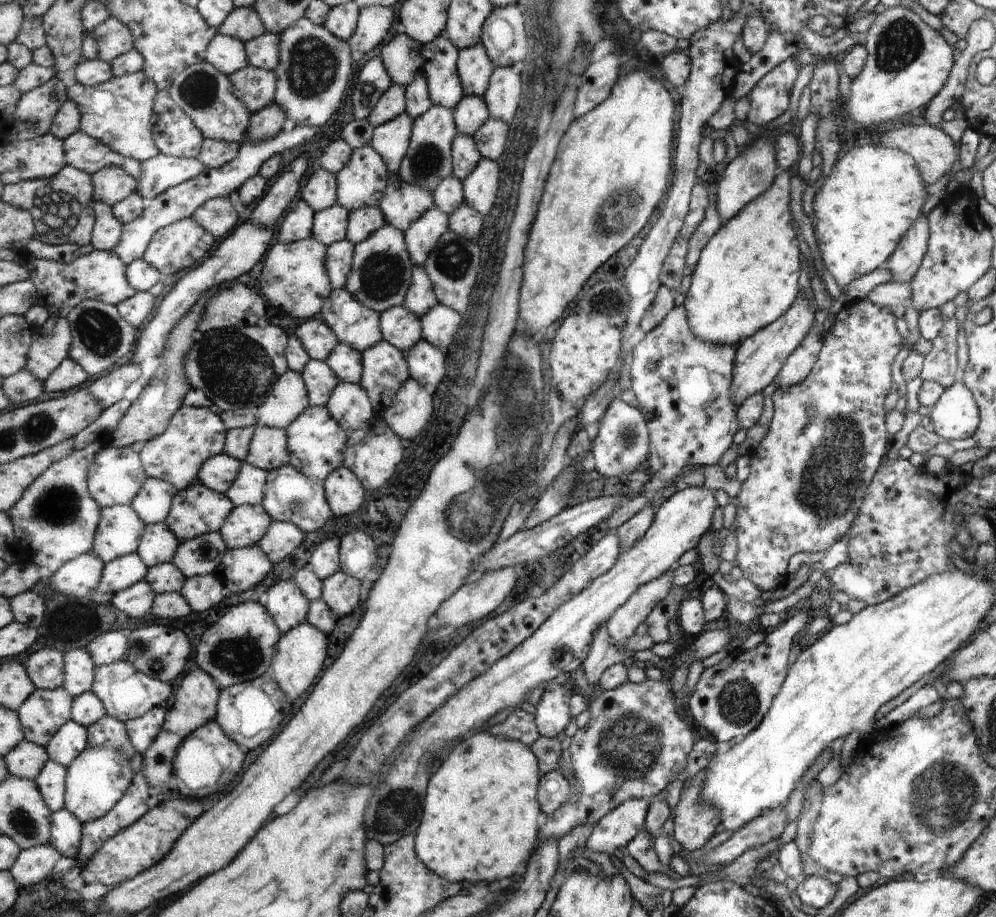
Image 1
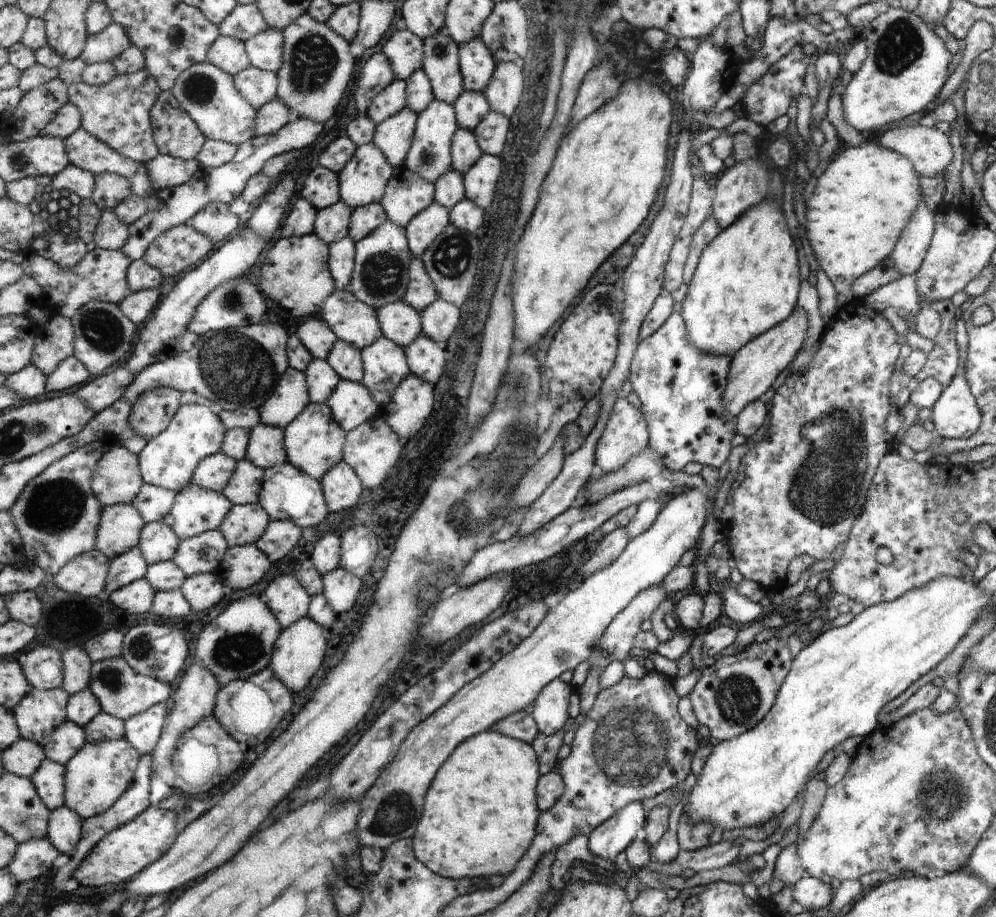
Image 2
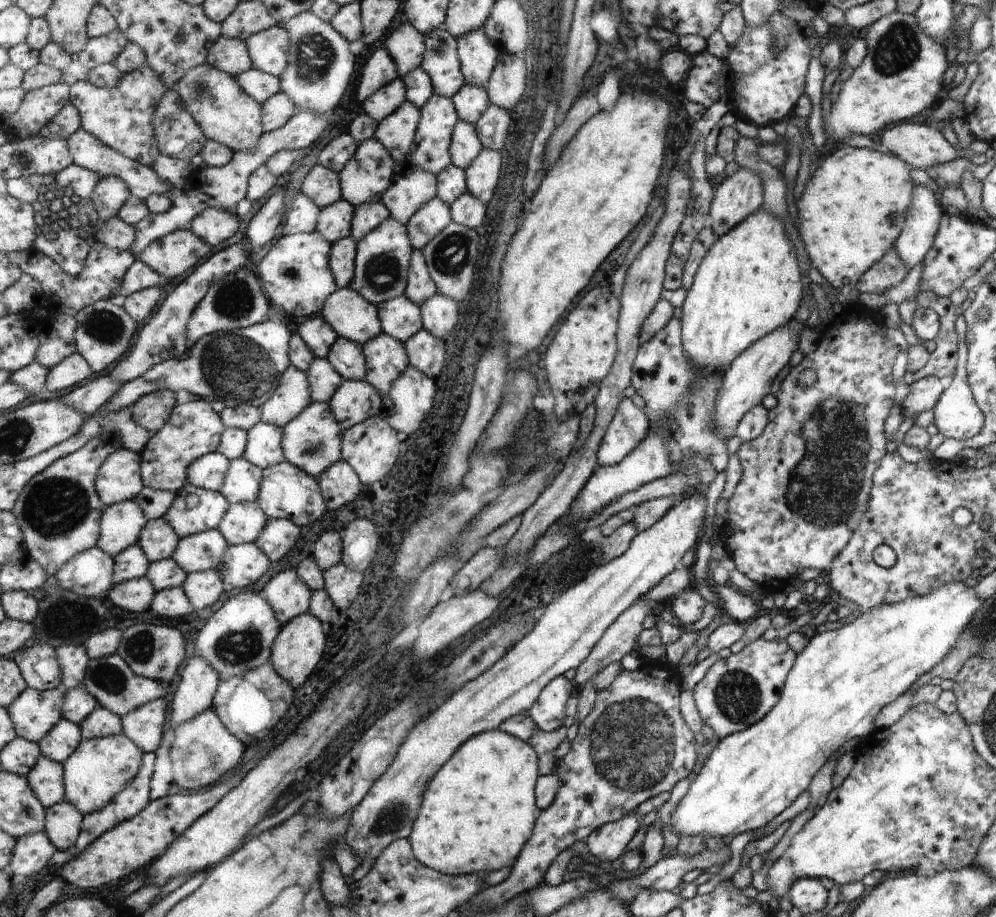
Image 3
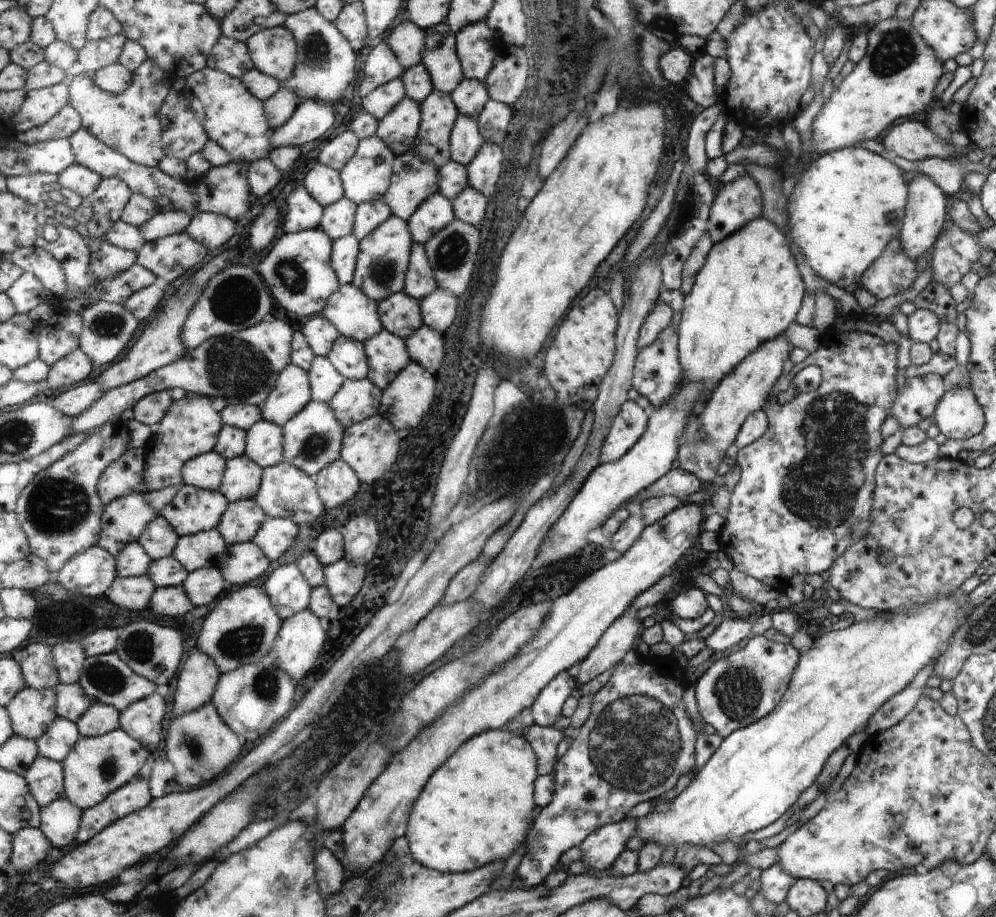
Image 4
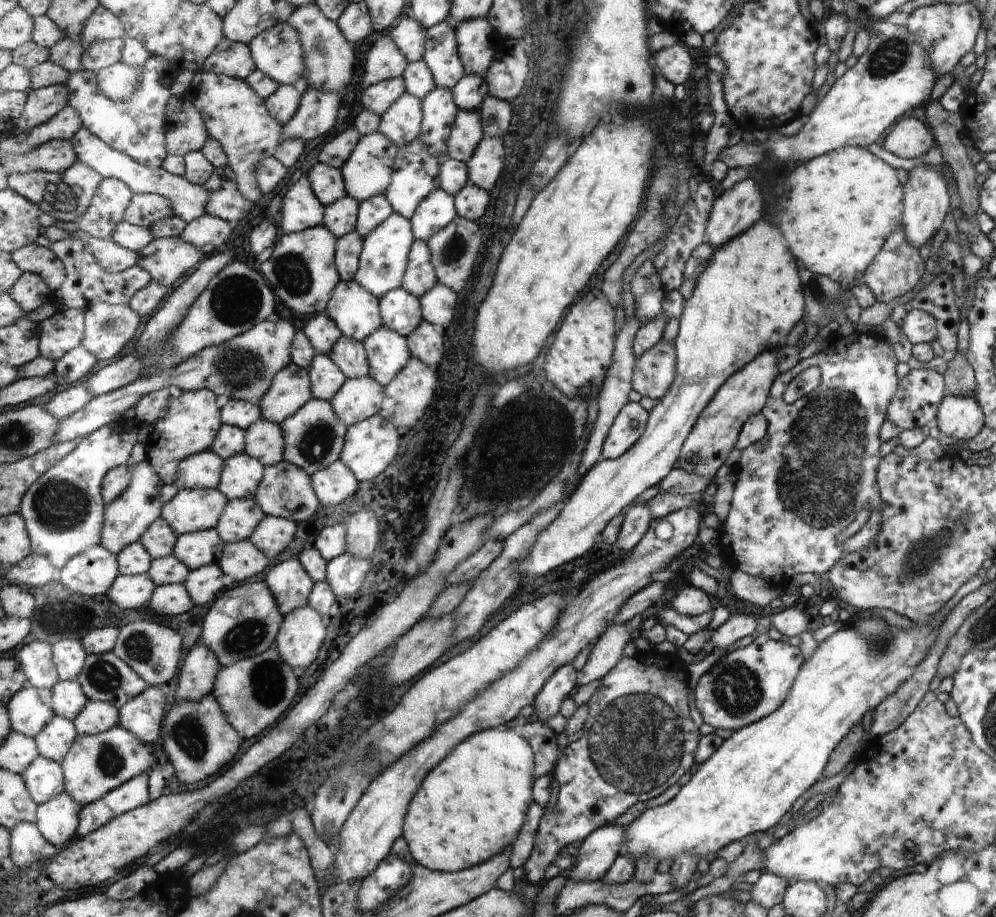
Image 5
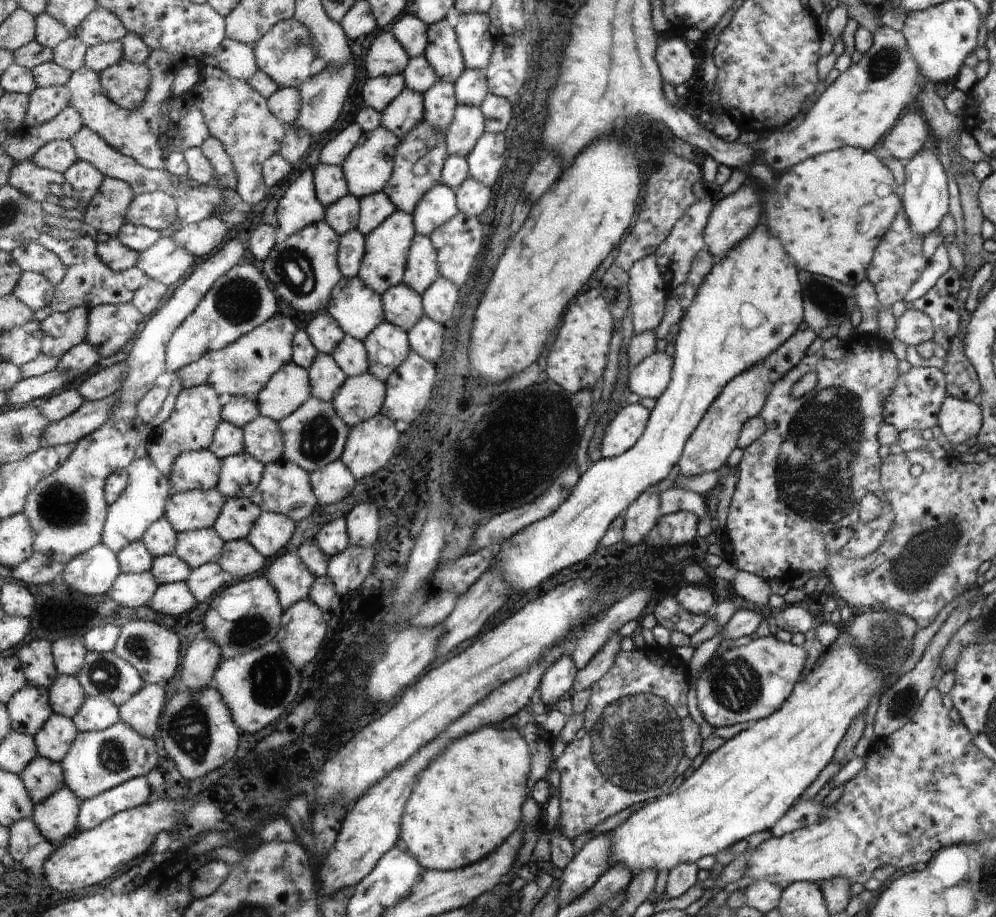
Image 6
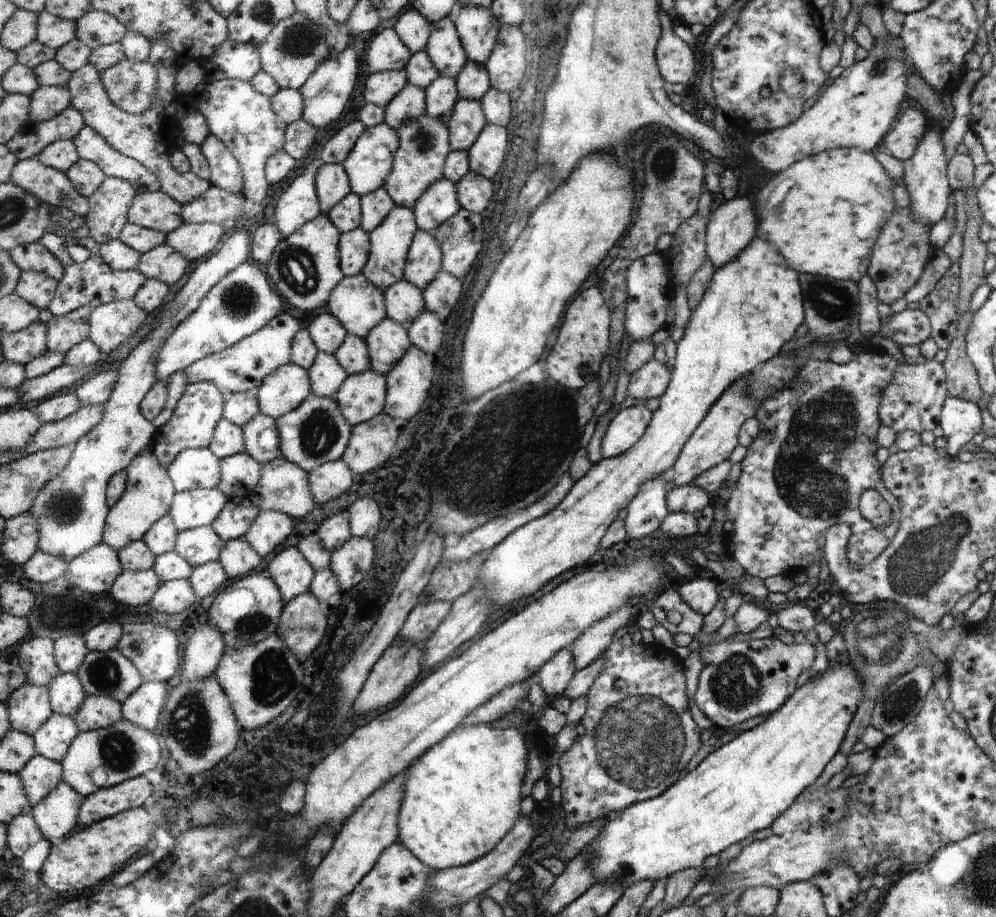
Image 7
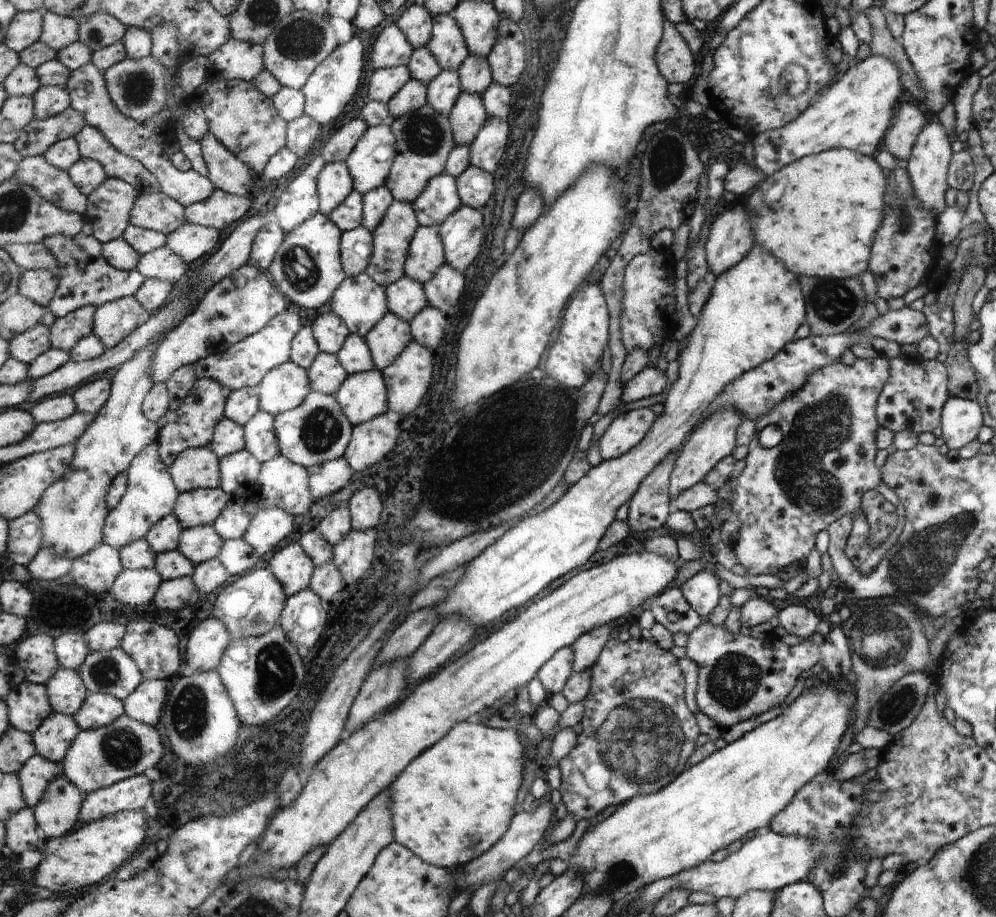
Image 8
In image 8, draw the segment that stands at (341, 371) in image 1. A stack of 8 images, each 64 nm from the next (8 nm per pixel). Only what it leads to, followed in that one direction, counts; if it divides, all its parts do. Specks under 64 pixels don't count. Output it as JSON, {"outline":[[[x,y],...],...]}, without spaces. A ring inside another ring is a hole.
{"outline":[[[348,334],[343,348],[337,352],[340,364],[347,369],[349,375],[360,374],[375,369],[375,359],[365,337],[359,334]]]}

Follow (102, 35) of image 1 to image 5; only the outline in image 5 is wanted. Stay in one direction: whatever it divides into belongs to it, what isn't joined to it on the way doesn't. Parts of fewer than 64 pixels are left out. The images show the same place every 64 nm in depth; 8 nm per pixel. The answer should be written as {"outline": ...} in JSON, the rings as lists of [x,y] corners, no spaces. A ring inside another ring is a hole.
{"outline":[[[125,38],[86,45],[86,52],[84,52],[84,58],[82,58],[83,68],[99,73],[104,68],[119,63],[123,60],[125,46]]]}

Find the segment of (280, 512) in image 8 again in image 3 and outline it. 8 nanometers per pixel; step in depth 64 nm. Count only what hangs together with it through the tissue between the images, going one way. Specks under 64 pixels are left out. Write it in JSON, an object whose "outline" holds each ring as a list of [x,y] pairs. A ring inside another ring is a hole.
{"outline":[[[270,518],[254,543],[267,553],[272,562],[278,562],[290,552],[290,548],[298,540],[298,534],[300,528],[295,521]]]}

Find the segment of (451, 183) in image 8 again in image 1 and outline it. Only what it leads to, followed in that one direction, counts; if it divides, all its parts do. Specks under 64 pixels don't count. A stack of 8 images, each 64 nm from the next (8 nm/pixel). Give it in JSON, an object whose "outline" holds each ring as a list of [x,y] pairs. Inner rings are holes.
{"outline":[[[435,206],[408,227],[405,236],[414,266],[424,266],[424,262],[428,260],[428,254],[436,248],[440,237],[449,228],[449,216]]]}

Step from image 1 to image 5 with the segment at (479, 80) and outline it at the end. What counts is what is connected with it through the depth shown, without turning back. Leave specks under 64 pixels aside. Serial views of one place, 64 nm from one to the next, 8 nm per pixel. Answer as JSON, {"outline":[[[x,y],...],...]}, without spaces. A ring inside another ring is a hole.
{"outline":[[[487,17],[464,20],[455,26],[466,74],[484,76],[494,62],[494,31]]]}

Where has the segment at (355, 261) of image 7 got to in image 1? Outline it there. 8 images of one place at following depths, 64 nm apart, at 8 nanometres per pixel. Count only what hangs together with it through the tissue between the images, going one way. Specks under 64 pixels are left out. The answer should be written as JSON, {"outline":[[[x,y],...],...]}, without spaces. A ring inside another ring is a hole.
{"outline":[[[347,238],[327,248],[327,273],[333,289],[344,289],[352,272],[354,245]]]}

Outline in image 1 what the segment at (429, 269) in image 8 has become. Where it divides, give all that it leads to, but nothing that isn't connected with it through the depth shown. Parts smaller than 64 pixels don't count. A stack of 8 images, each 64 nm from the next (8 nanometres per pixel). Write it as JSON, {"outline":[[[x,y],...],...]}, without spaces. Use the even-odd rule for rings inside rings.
{"outline":[[[423,266],[412,267],[410,280],[410,288],[405,294],[403,305],[422,319],[439,303],[435,296],[435,287]]]}

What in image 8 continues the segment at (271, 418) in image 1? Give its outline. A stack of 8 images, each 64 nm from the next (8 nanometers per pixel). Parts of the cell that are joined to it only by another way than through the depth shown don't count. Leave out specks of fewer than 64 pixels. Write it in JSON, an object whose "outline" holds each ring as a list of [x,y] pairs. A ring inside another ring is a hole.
{"outline":[[[291,360],[268,371],[266,378],[254,389],[259,398],[259,408],[272,416],[299,407],[312,391],[307,369]]]}

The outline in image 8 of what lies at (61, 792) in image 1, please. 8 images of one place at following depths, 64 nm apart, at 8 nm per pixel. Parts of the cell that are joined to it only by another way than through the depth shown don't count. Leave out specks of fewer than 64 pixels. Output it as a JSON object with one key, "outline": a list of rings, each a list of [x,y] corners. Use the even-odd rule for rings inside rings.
{"outline":[[[34,755],[19,774],[29,806],[36,808],[50,785],[64,774],[62,763],[54,762],[42,755]]]}

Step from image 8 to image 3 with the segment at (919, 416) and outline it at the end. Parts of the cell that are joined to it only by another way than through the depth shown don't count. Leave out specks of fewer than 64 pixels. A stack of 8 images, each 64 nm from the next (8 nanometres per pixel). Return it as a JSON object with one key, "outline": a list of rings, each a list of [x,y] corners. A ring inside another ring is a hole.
{"outline":[[[935,376],[910,383],[908,396],[900,405],[904,418],[916,418],[924,410],[933,410],[945,387],[946,383]]]}

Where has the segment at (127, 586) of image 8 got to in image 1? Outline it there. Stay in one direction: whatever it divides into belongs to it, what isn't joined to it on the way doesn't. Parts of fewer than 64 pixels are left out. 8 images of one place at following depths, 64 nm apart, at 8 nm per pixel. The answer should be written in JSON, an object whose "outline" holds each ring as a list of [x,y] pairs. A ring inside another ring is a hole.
{"outline":[[[148,579],[116,594],[113,604],[131,617],[142,618],[153,612],[157,593]]]}

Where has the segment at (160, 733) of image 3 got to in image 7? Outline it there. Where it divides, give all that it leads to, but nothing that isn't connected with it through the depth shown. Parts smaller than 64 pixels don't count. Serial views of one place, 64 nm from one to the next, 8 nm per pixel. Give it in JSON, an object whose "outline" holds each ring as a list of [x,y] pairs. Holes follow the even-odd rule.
{"outline":[[[145,682],[143,687],[123,704],[125,718],[148,732],[158,730],[170,691],[165,682]]]}

